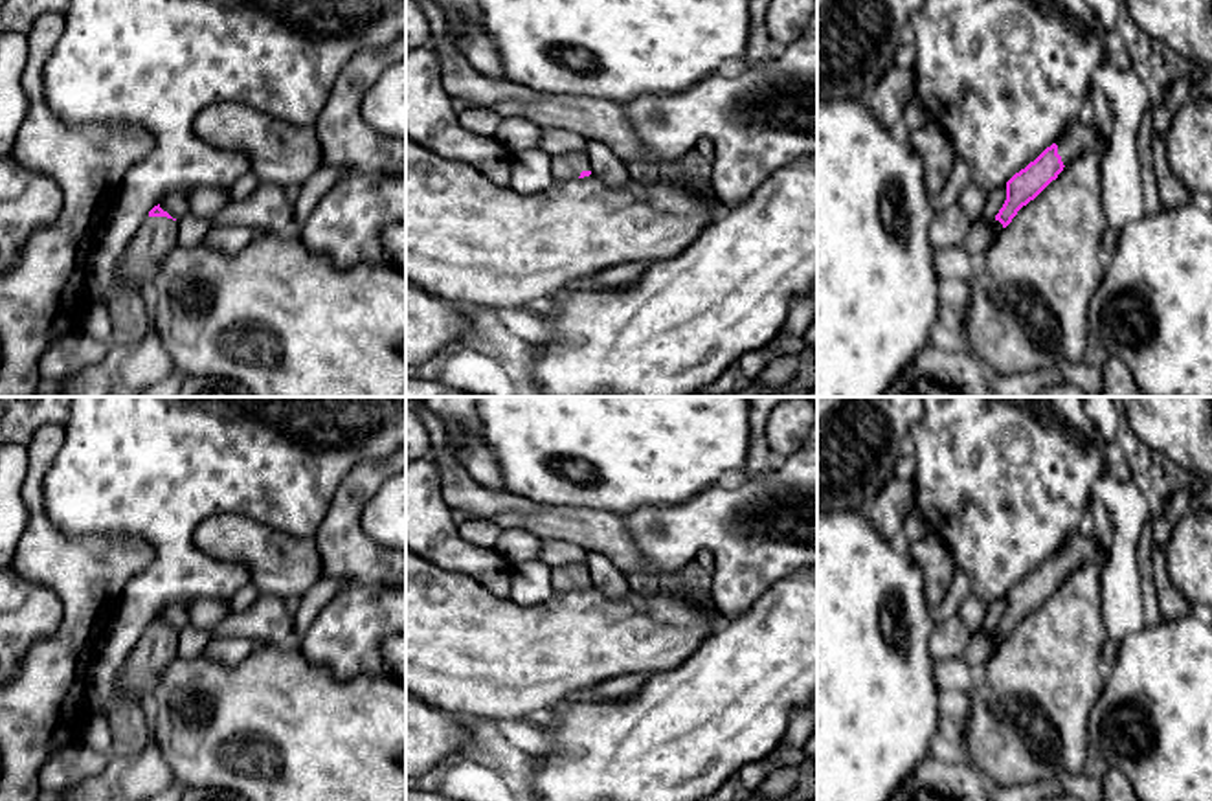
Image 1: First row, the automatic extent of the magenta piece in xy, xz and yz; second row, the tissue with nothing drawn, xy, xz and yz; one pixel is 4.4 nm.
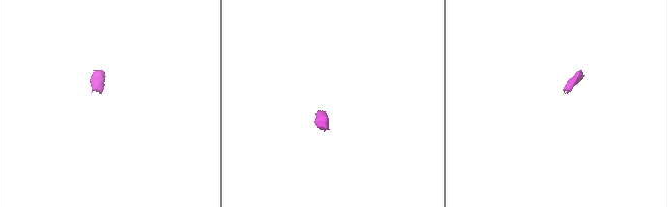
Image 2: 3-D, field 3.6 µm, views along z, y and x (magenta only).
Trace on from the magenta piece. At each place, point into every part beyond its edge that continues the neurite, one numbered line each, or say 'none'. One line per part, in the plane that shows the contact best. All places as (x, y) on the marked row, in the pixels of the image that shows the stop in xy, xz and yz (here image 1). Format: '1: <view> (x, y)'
1: xy (157, 236)
2: yz (1082, 135)

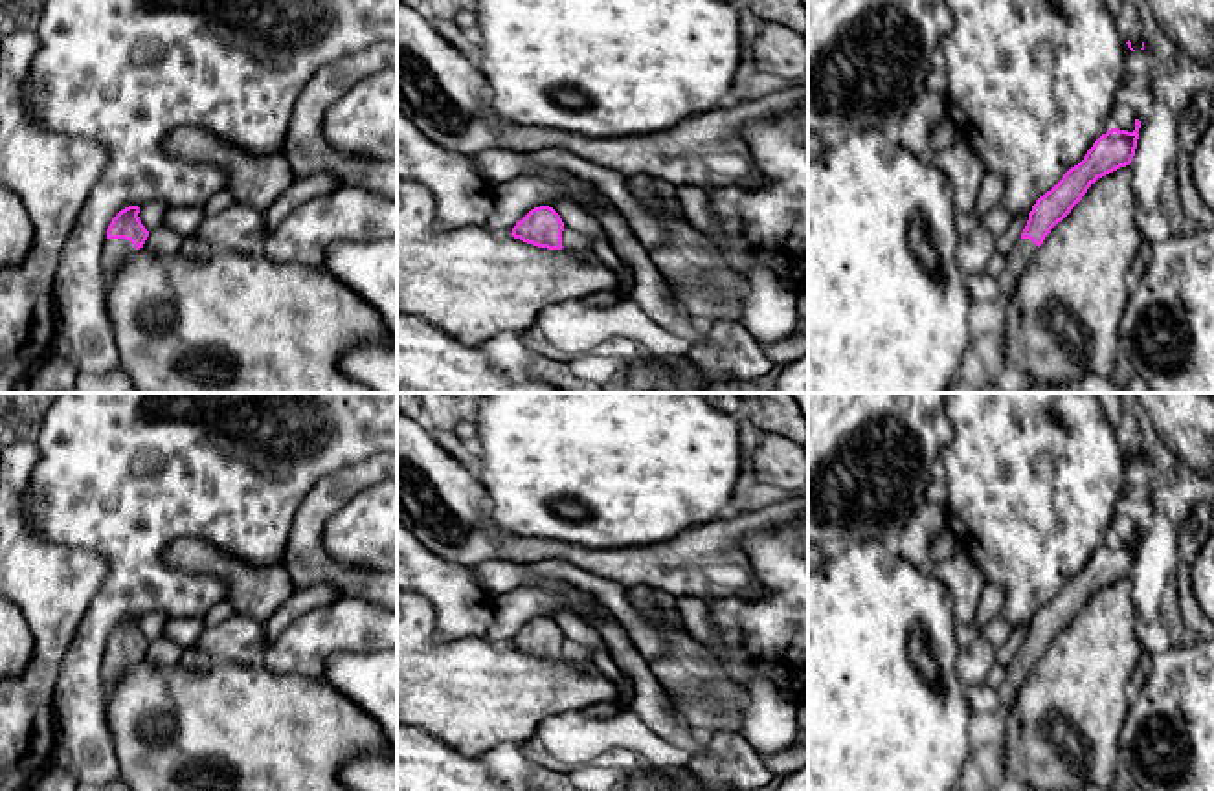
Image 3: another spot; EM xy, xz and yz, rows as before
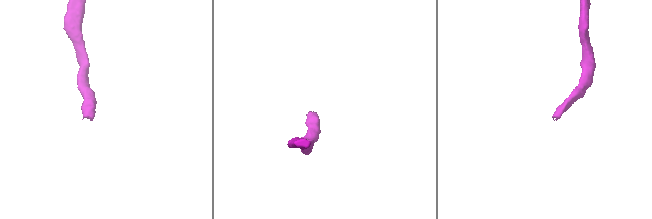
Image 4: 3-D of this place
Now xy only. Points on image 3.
1: xy (116, 250)

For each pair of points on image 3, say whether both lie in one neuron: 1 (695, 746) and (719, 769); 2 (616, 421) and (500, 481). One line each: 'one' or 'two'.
1: two
2: one

